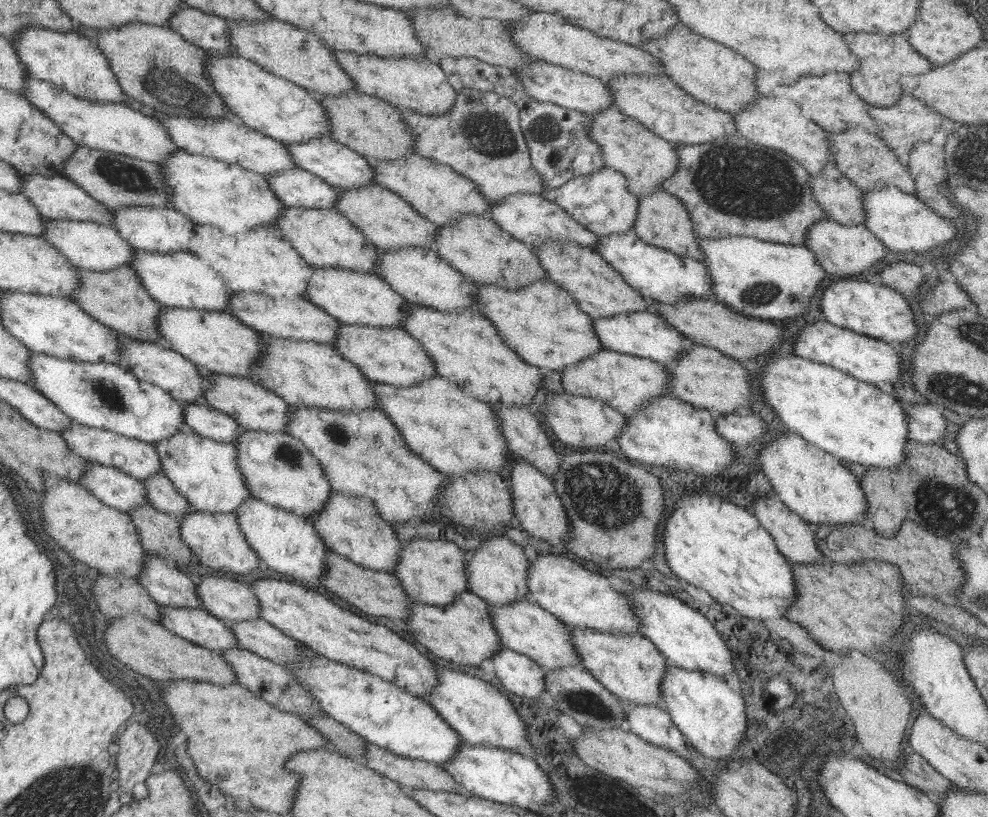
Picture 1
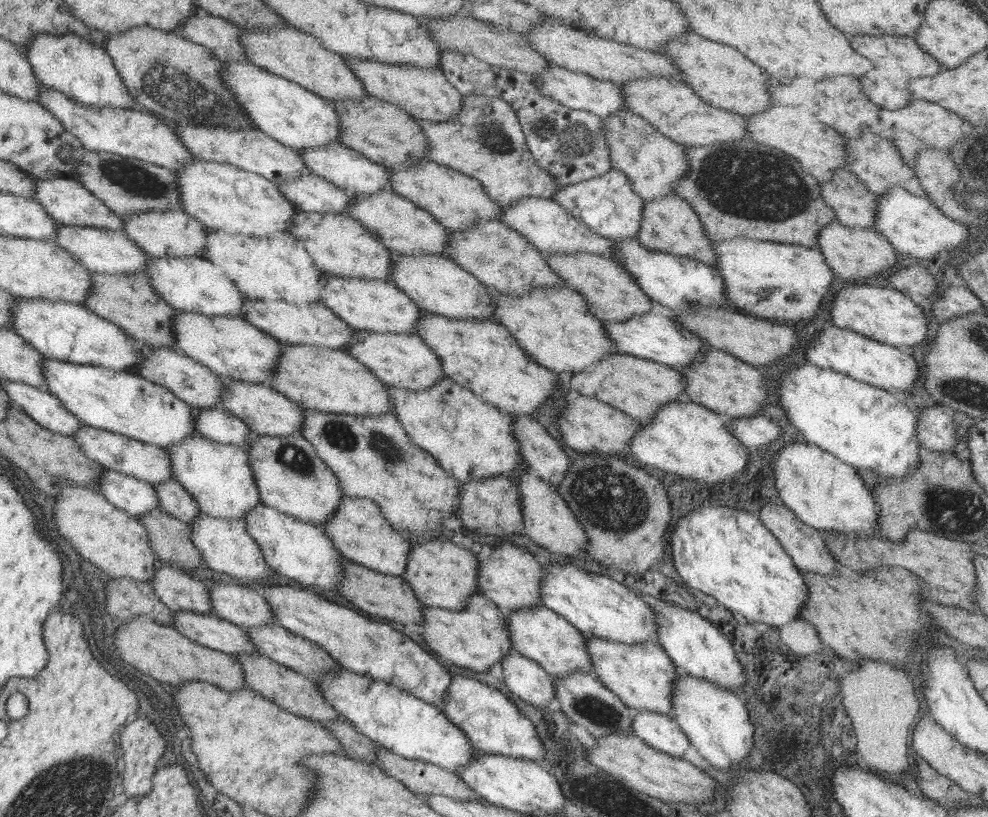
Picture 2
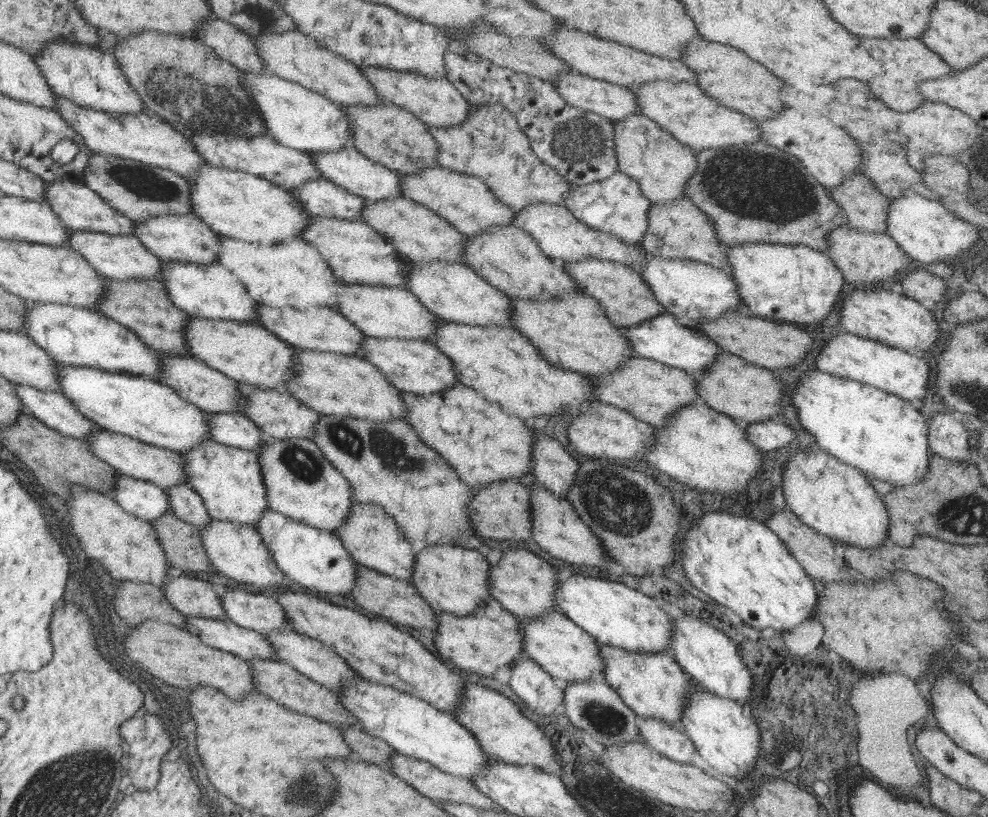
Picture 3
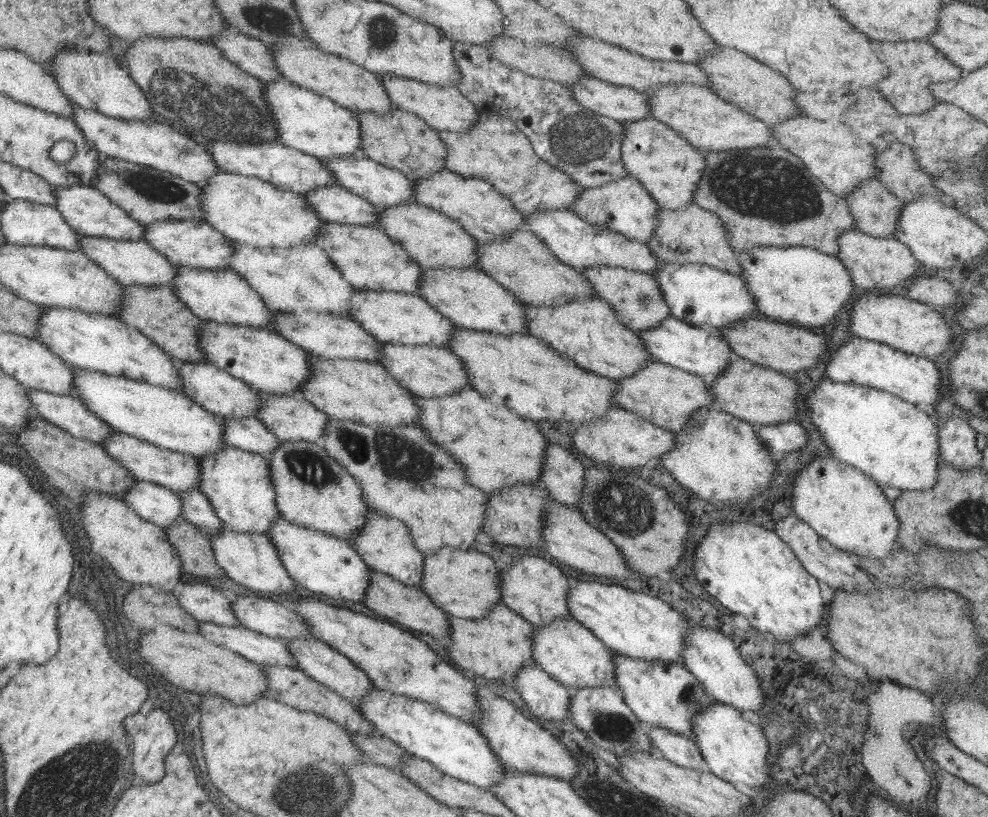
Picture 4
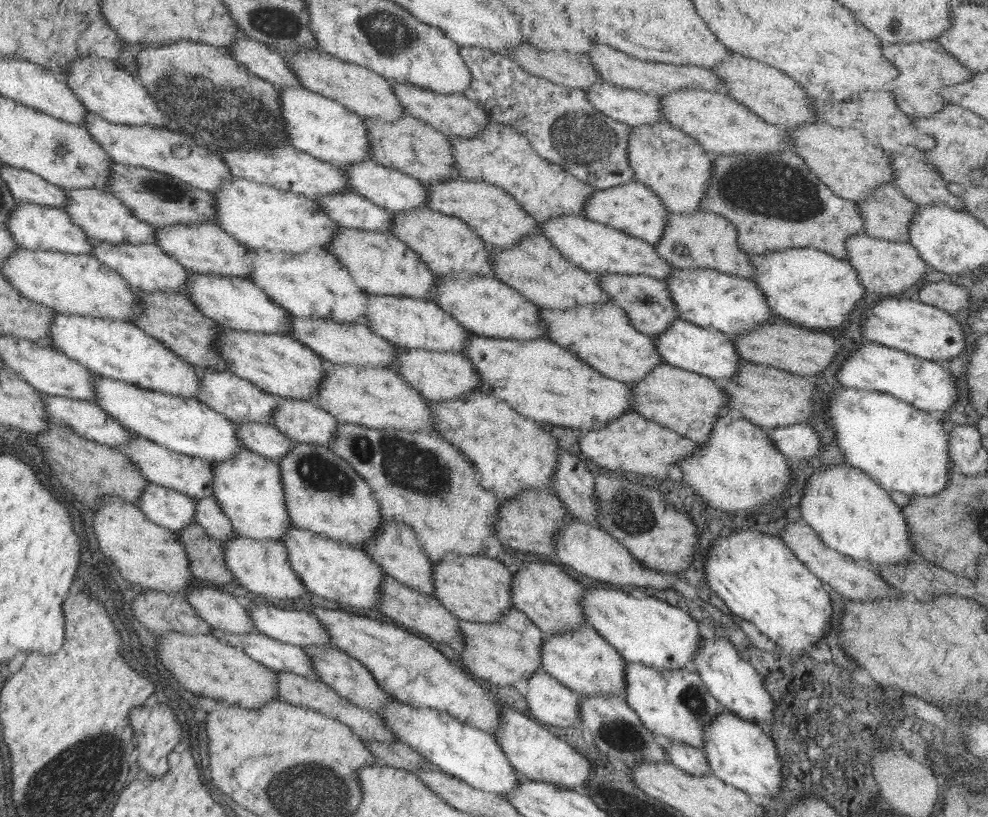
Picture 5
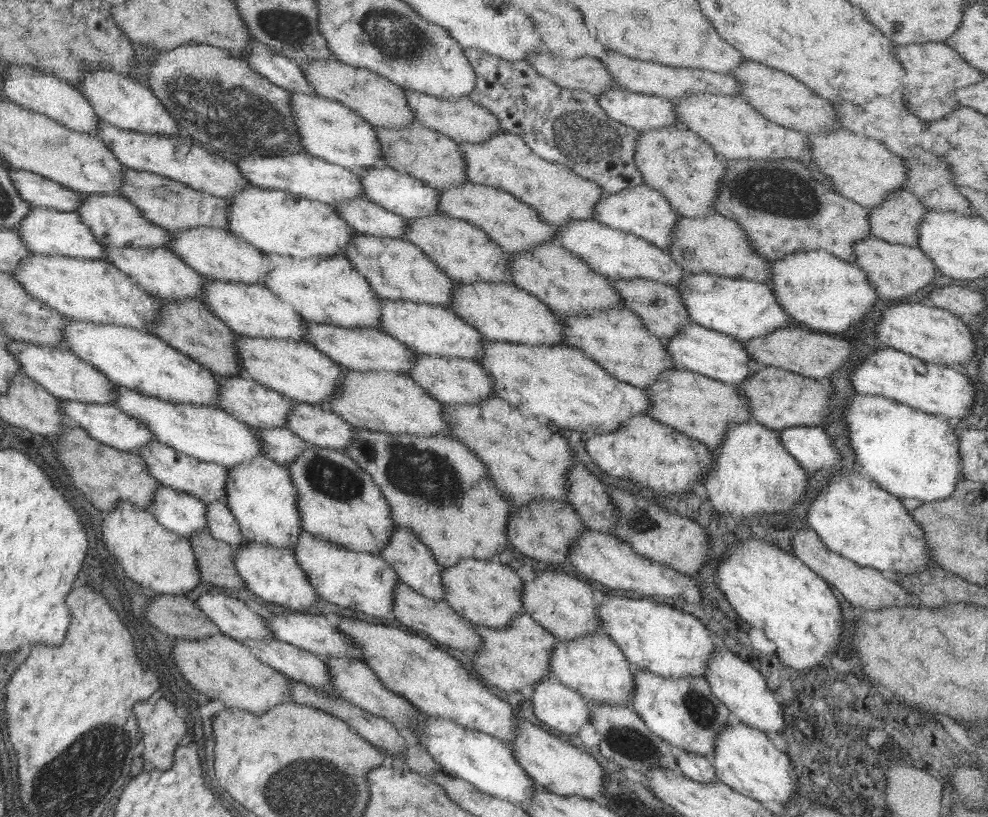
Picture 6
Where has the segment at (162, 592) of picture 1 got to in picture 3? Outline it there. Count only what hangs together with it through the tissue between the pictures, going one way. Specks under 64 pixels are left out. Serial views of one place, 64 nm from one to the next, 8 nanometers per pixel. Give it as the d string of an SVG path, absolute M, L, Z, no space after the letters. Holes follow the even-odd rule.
M165 575L160 590L165 600L182 615L219 620L226 618L221 598L207 581L185 575Z

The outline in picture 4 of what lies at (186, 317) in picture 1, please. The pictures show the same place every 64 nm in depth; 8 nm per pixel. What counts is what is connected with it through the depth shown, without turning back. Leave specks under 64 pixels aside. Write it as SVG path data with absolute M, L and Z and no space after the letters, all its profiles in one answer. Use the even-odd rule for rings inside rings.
M205 321L199 331L204 362L267 395L298 393L308 378L309 352L269 329Z

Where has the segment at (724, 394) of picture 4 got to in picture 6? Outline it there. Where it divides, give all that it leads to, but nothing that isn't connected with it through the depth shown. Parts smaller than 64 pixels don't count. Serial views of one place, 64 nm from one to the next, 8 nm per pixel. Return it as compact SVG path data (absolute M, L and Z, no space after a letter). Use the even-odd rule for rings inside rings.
M757 365L754 372L737 387L740 396L746 401L751 420L779 432L785 428L817 426L827 421L831 412L829 395L832 388L826 381L801 377L785 369Z

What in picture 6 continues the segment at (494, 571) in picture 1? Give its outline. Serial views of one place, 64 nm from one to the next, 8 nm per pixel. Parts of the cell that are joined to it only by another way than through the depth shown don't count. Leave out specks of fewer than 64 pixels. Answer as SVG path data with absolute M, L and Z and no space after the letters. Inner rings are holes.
M550 566L545 571L534 571L530 580L523 581L521 589L521 604L528 614L552 633L557 640L575 639L591 633L591 631L601 631L599 618L597 618L597 592L589 584L566 575L558 567Z

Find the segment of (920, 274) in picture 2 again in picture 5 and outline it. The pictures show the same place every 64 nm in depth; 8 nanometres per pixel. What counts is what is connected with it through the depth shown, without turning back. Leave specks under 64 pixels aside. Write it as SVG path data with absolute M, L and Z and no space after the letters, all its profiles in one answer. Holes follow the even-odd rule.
M955 280L926 281L915 292L914 298L935 308L944 309L949 314L956 314L966 309L971 311L972 306L968 302L969 292L951 282L955 282Z

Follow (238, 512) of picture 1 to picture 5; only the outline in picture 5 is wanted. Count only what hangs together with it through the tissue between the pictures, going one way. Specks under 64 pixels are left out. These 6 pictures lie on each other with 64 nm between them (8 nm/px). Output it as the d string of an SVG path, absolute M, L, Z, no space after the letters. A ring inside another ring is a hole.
M293 526L285 529L280 543L285 546L289 564L307 592L350 607L377 610L381 579L386 573L361 549L351 548L347 543Z

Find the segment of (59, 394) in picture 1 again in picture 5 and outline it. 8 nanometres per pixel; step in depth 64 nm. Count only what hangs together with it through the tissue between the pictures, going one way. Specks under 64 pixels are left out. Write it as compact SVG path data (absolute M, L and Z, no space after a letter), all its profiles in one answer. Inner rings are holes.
M100 375L92 376L93 401L99 409L105 410L109 418L117 420L123 429L137 437L152 441L173 452L197 457L209 462L225 461L241 451L243 446L236 442L234 433L237 423L228 417L206 408L192 398L178 398L139 385L126 384L121 380L111 380Z

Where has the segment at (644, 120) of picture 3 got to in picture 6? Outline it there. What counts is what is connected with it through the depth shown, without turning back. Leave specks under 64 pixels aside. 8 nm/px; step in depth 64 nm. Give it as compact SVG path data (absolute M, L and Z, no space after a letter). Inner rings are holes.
M673 125L641 131L637 135L633 160L636 161L636 170L641 173L643 183L657 189L669 202L672 212L681 217L715 214L713 201L723 185L721 177L726 172L726 161L695 132Z

